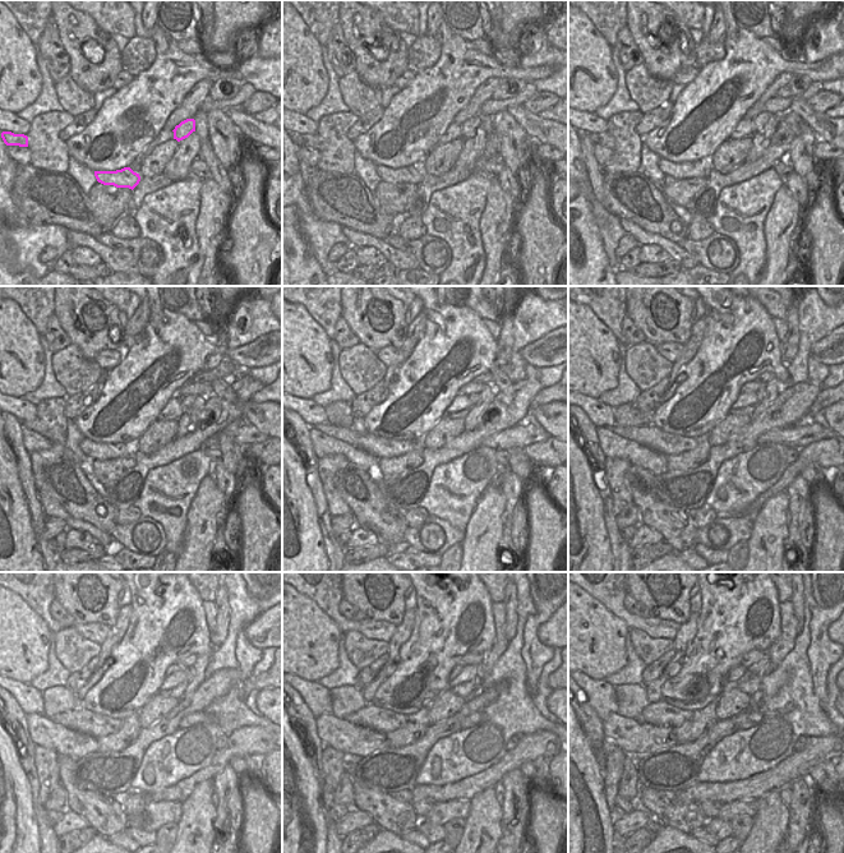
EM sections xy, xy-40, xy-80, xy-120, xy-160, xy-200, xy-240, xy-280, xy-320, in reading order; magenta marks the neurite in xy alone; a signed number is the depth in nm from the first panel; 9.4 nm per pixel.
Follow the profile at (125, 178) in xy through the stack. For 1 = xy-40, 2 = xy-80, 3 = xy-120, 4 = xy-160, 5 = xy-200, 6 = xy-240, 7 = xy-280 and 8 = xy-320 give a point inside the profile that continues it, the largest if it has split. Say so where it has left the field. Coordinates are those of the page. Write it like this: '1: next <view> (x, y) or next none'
1: next xy-40 (414, 174)
2: next xy-80 (701, 167)
3: next xy-120 (93, 450)
4: next xy-160 (379, 447)
5: next xy-200 (649, 436)
6: next xy-240 (97, 725)
7: next xy-280 (383, 720)
8: next xy-320 (660, 713)

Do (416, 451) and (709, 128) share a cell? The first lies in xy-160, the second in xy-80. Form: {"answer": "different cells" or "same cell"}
{"answer": "different cells"}

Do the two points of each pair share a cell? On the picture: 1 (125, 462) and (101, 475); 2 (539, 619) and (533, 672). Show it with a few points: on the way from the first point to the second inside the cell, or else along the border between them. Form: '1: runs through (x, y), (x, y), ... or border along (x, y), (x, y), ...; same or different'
1: runs through (119, 465), (107, 471); same
2: runs through (531, 632), (533, 659); same

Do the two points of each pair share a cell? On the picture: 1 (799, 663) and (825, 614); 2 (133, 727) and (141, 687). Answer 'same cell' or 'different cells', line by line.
1: different cells
2: different cells

